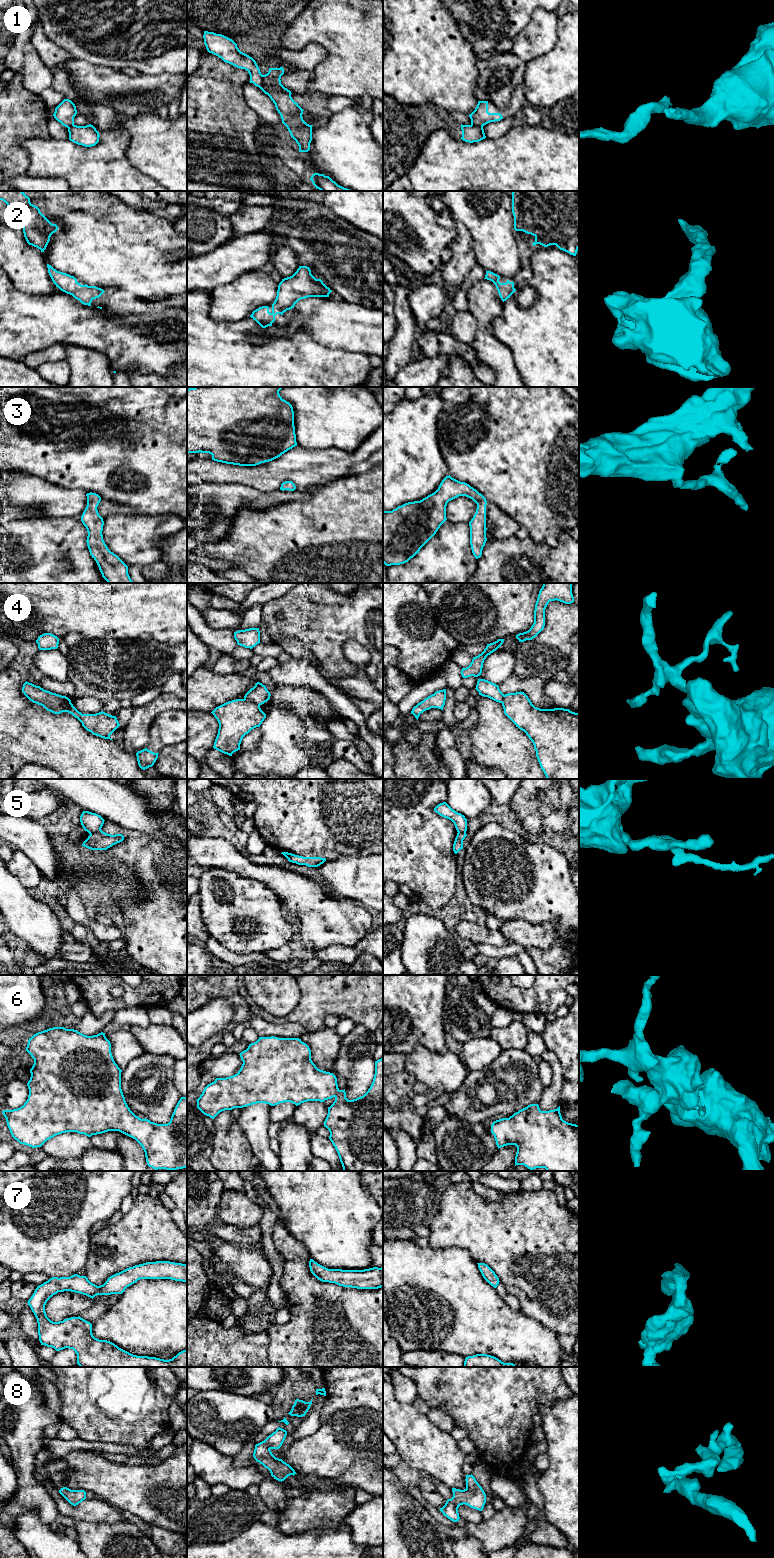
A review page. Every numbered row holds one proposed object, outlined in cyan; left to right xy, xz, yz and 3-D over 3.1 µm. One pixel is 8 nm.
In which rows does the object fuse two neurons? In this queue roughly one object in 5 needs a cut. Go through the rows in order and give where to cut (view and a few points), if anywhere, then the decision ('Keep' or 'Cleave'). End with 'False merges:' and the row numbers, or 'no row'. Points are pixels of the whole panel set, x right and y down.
1: Split along xz (262, 75), (266, 93). Cleave
2: No split. Keep
3: No split. Keep
4: Split along xz (243, 699), (259, 705). Cleave
5: Split along xy (100, 829), (90, 834). Cleave
6: No split. Keep
7: No split. Keep
8: No split. Keep
False merges: 1, 4, 5

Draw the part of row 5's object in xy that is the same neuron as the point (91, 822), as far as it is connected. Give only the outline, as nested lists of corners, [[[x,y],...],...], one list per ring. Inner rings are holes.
[[[83,811],[80,816],[80,822],[82,827],[89,834],[92,834],[101,830],[104,824],[104,821],[105,820],[100,815],[89,811]]]

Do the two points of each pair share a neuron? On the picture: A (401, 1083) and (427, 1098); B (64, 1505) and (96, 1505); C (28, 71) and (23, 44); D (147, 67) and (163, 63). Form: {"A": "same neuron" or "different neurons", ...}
{"A": "different neurons", "B": "same neuron", "C": "same neuron", "D": "same neuron"}

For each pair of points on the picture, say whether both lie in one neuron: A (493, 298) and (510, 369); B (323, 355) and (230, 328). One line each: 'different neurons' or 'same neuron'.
A: same neuron
B: same neuron

